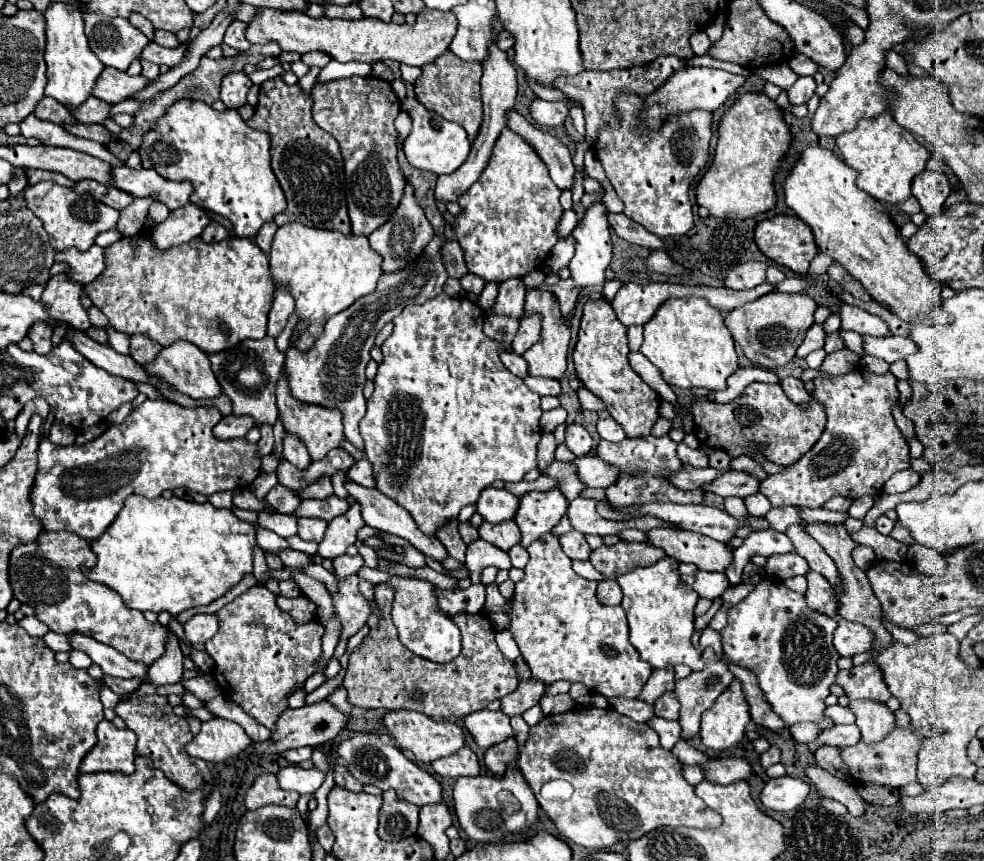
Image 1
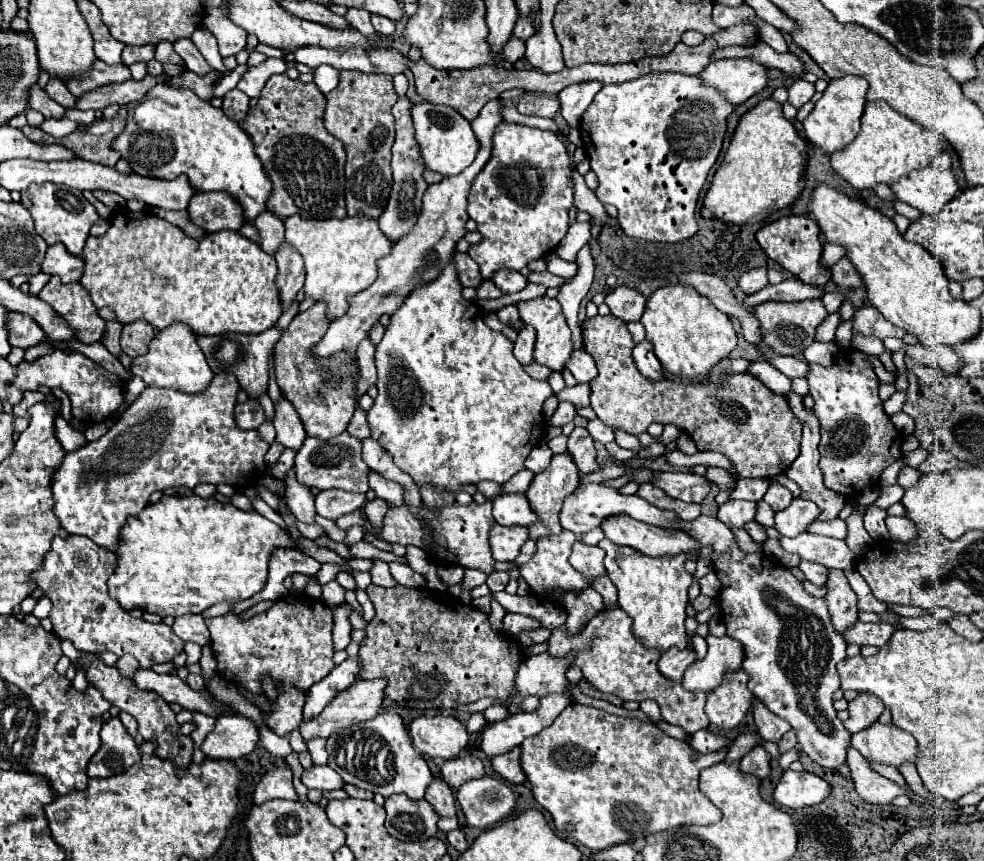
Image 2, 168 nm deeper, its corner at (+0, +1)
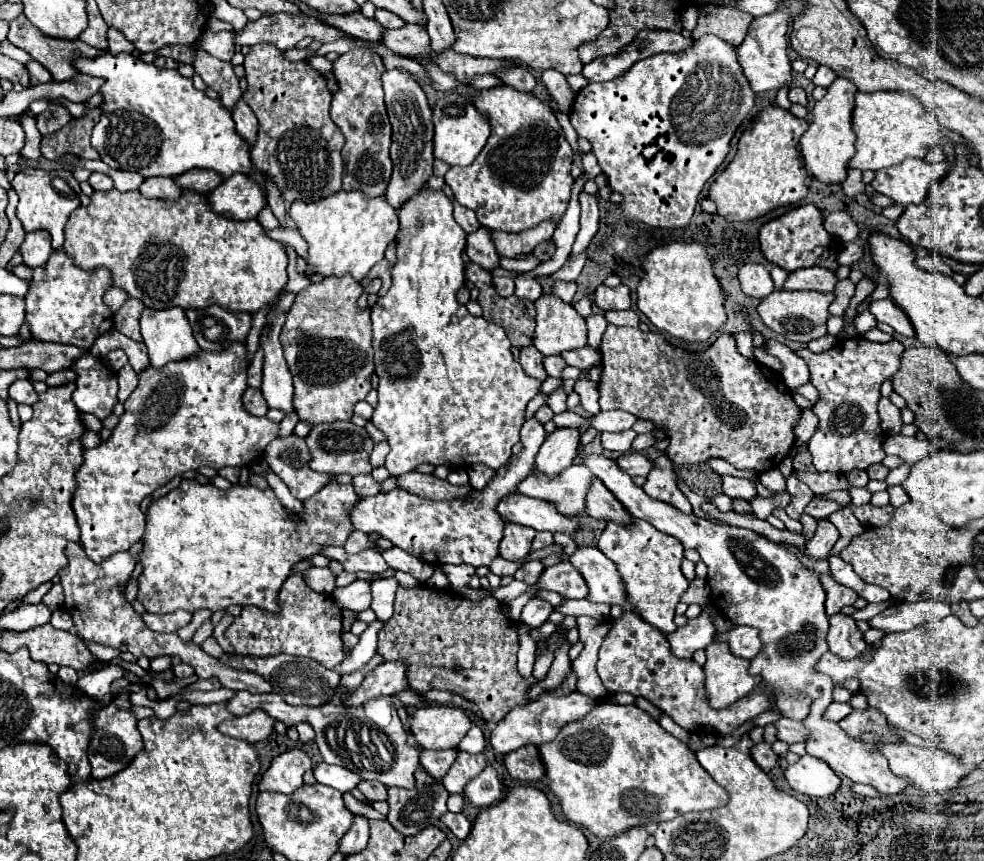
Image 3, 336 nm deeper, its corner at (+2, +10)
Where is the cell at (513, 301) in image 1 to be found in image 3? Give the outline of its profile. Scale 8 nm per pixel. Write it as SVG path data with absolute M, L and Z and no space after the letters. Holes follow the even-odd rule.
M480 227L478 231L468 235L466 253L468 253L470 261L478 263L482 269L486 269L490 273L500 267L500 257L498 257L498 253L494 249L494 243L492 243L486 227Z

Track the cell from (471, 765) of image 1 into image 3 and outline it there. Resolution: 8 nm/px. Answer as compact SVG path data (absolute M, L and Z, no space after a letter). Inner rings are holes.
M458 751L456 761L452 763L452 767L446 773L446 777L442 779L442 783L448 789L448 793L462 793L466 783L472 777L476 777L478 773L482 773L484 767L486 767L486 757L482 753Z

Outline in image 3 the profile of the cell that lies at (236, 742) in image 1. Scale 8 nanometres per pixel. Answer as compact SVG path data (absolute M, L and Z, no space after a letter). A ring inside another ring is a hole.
M256 709L244 717L232 717L232 719L224 721L222 725L218 725L218 731L228 737L234 737L234 739L258 743L258 741L264 741L272 733L272 727L274 727L272 717L268 717L268 713Z

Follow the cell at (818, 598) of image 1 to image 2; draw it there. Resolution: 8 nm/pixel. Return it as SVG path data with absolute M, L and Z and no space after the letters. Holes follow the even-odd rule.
M802 560L800 562L800 570L804 572L806 580L814 582L816 586L824 586L826 580L828 580L828 568L818 564L818 562L808 562L808 560Z

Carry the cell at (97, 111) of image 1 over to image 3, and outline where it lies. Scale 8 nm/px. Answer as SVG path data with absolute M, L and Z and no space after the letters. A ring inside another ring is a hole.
M30 61L26 67L28 67L28 73L30 73L32 85L40 85L40 83L50 83L52 81L52 75L48 73L48 69L44 69L38 61Z

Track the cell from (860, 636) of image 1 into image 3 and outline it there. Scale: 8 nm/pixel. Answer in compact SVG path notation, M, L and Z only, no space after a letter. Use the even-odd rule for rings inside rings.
M918 601L918 603L900 603L896 607L890 607L876 617L868 621L872 629L884 629L884 633L894 631L908 631L918 627L924 621L942 619L950 615L950 605L942 601Z

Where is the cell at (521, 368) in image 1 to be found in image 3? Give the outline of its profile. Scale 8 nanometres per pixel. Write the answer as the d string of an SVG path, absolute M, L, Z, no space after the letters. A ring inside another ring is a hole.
M556 355L556 357L544 357L542 365L544 365L544 371L546 371L550 377L560 377L560 371L566 367L566 363L562 361L560 355Z

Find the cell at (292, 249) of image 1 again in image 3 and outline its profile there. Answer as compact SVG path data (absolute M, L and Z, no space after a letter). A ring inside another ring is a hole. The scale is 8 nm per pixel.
M338 191L332 197L314 203L296 201L290 205L288 213L308 243L308 265L314 269L314 275L342 277L348 273L358 283L384 259L388 243L400 229L398 215L384 197L368 199L360 191Z

